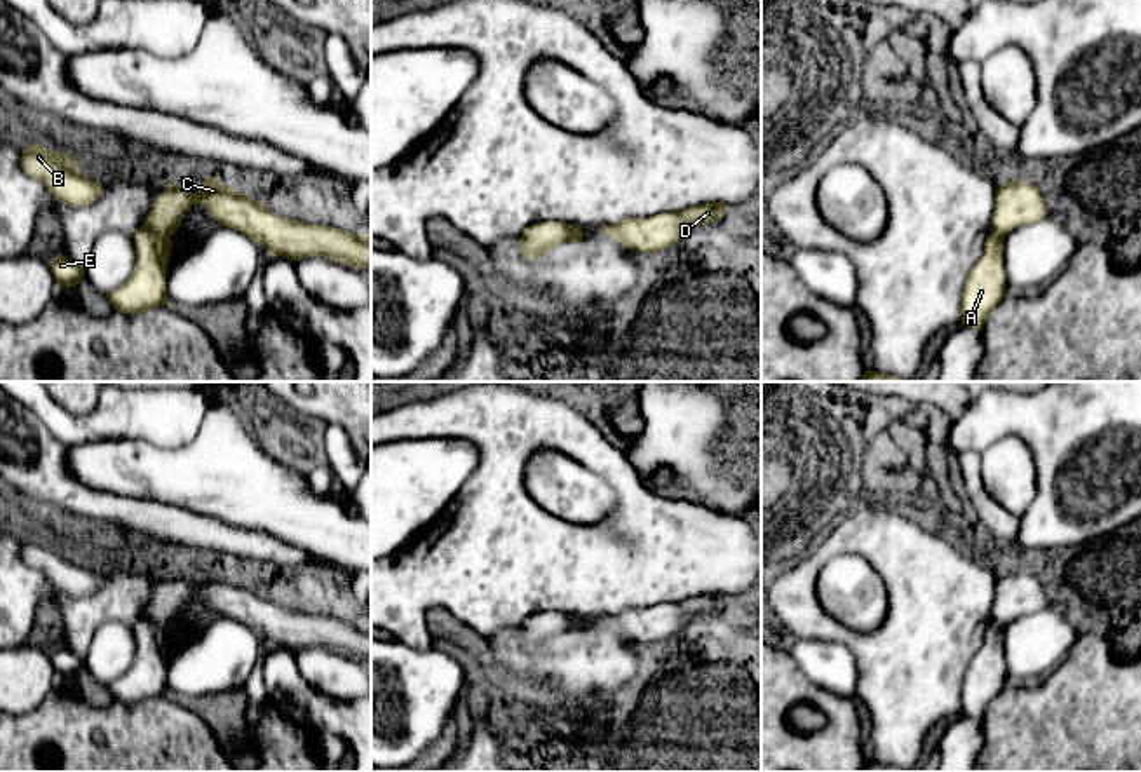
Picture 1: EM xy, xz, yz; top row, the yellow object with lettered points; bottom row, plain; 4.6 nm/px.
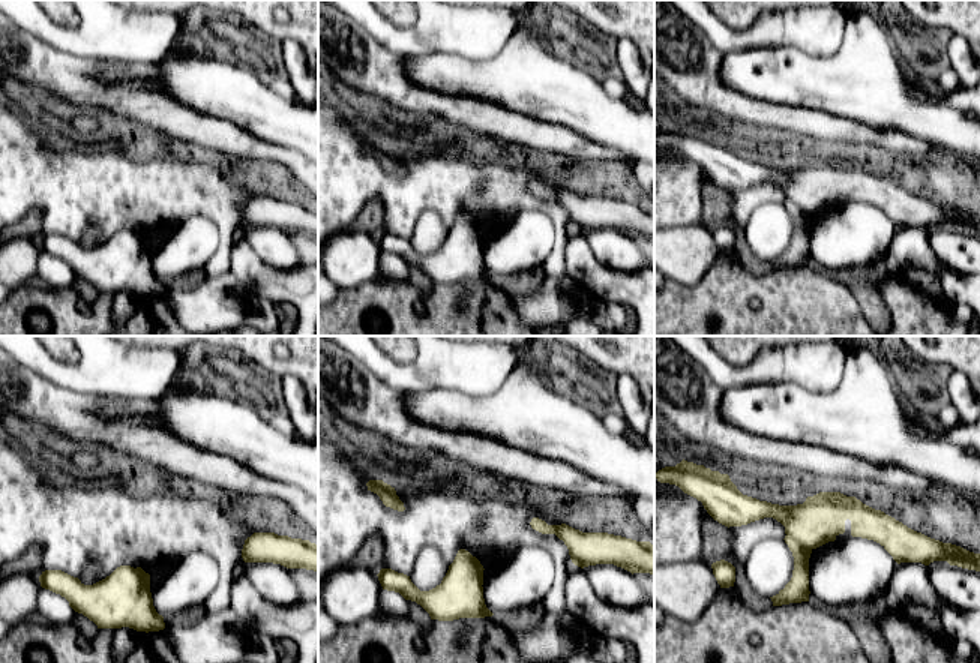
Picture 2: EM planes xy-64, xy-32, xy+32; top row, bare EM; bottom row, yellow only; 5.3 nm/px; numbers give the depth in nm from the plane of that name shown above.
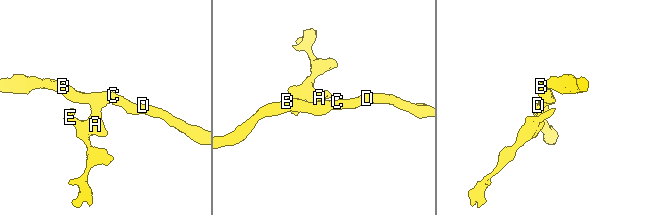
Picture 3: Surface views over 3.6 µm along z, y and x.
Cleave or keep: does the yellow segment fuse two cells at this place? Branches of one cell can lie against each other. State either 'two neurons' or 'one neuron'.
two neurons

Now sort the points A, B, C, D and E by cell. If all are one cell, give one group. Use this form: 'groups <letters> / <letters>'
groups A E / B C D

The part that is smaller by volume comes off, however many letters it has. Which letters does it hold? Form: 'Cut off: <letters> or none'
Cut off: A, E

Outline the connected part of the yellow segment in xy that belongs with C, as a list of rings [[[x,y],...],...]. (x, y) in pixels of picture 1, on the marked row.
[[[206,178],[197,193],[186,193],[183,185],[169,181],[157,195],[146,214],[146,227],[159,239],[169,239],[181,225],[183,213],[192,206],[207,206],[207,213],[219,225],[261,242],[270,256],[291,261],[307,256],[324,256],[352,268],[371,268],[371,235],[354,235],[327,225],[286,220],[235,192],[218,178]]]

